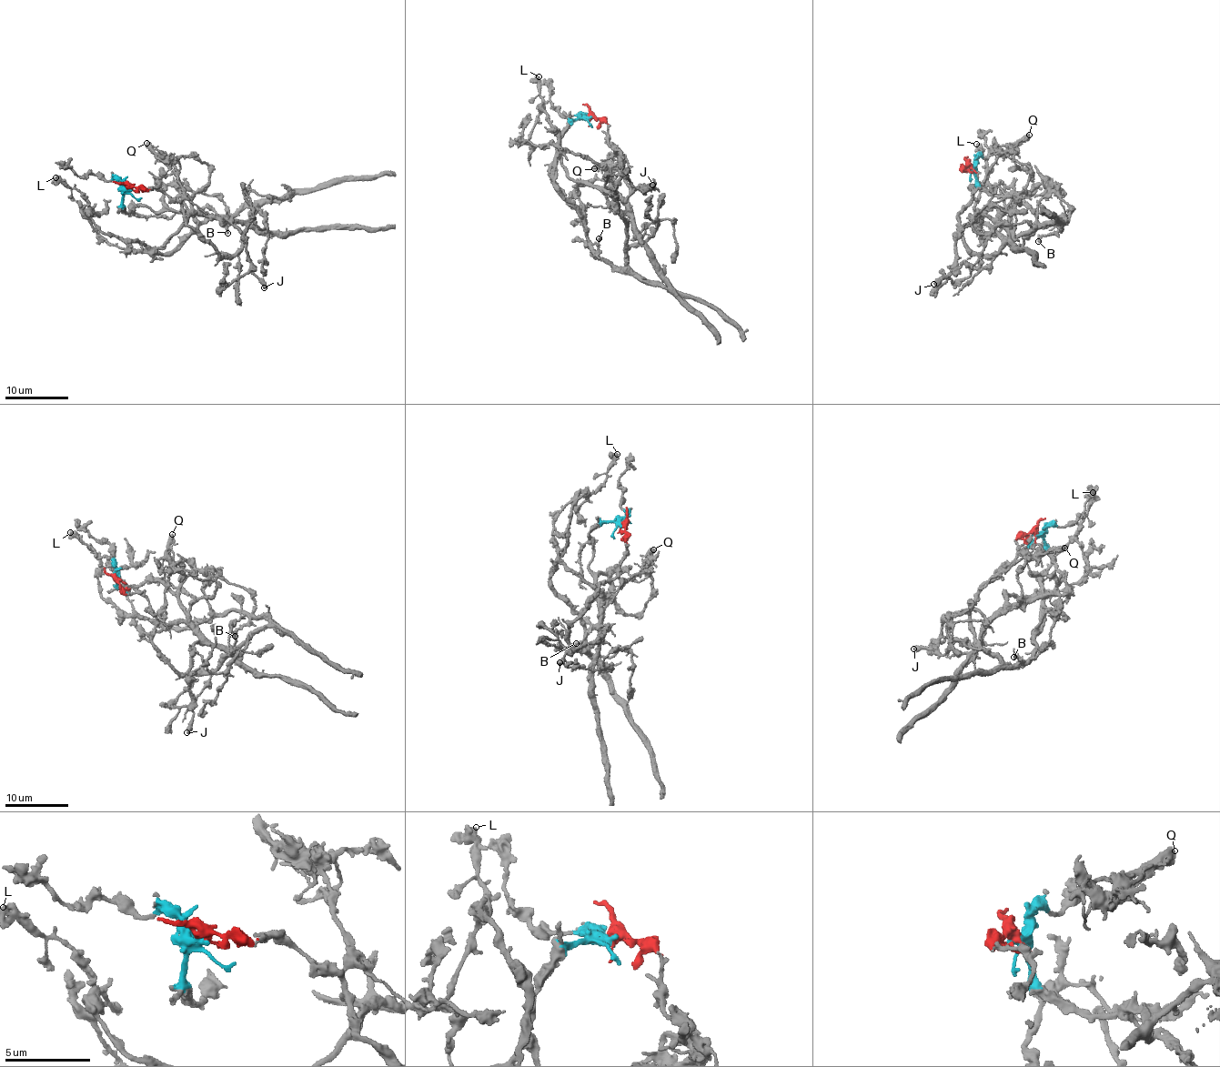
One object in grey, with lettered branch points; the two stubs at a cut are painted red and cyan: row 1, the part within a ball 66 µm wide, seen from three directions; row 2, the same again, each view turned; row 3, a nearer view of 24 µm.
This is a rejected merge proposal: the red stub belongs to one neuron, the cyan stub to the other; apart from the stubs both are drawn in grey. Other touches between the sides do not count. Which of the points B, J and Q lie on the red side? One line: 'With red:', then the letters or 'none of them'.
With red: Q

